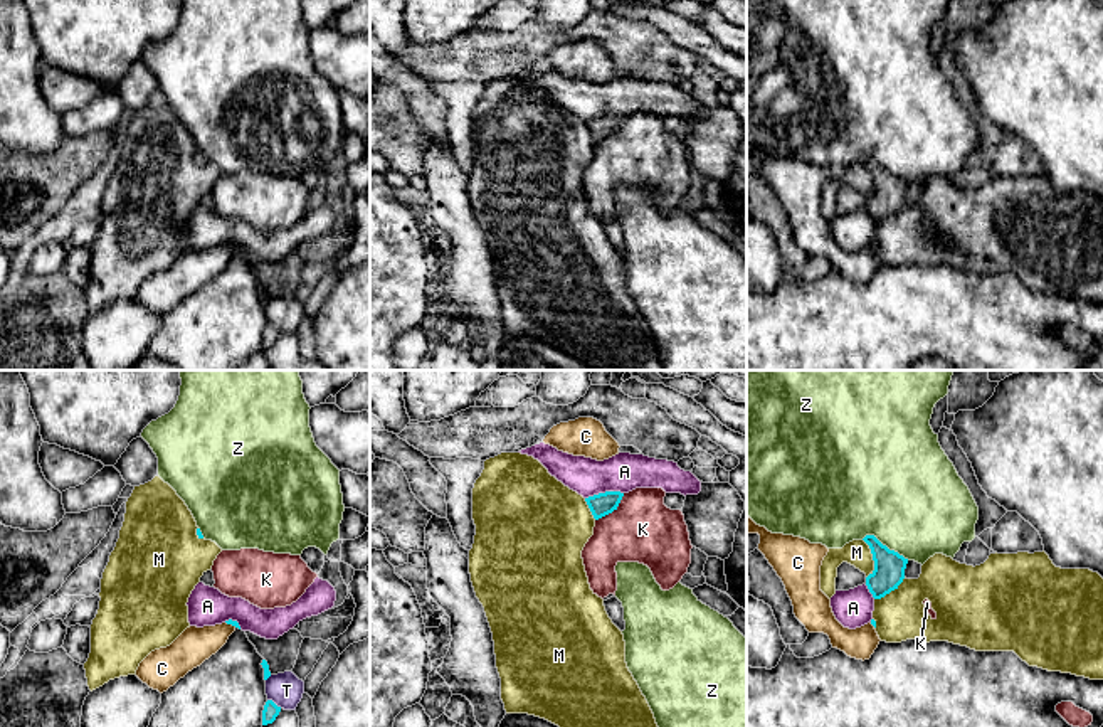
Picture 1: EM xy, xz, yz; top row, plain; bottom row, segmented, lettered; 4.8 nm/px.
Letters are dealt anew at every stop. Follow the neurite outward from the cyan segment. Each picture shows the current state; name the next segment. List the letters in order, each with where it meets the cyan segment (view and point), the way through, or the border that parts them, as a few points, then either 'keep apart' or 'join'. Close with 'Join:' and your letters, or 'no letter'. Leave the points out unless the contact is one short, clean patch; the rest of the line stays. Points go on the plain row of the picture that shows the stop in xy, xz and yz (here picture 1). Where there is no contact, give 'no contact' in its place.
A: contact xz (606, 115); border xz (622, 115), (599, 115), (585, 122); keep apart
C: contact xy (231, 246); border xy (226, 244), (236, 249); keep apart
K: contact xz (612, 133); keep apart
M: contact yz (873, 182); keep apart
T: contact xy (273, 325); border xy (268, 322), (281, 330); keep apart
Z: contact yz (885, 169); keep apart
Join: no letter

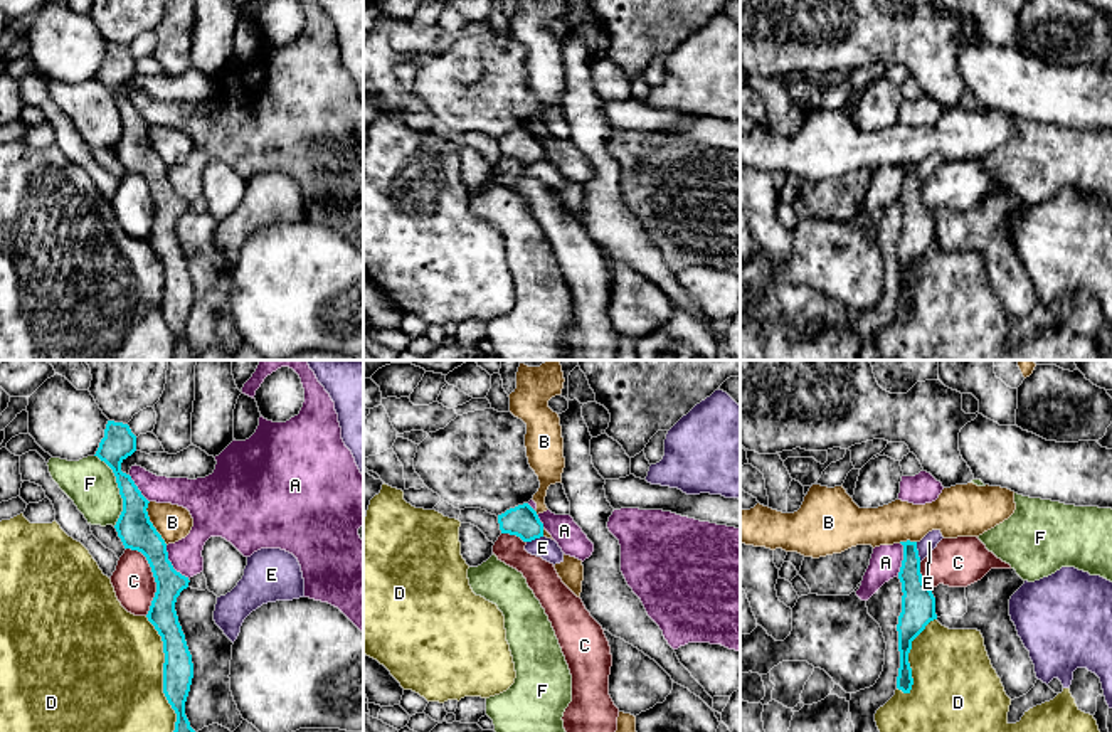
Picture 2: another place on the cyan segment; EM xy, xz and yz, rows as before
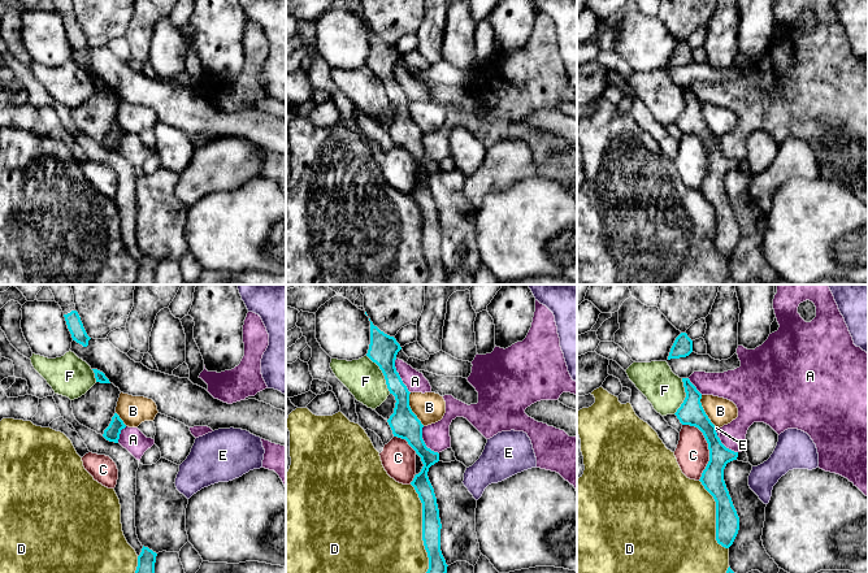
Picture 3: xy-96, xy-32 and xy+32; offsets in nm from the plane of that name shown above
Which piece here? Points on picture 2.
A: contact xy (170, 187); keep apart
B: contact xy (152, 147); border xy (148, 125), (148, 143), (167, 167); keep apart
C: contact xy (153, 199); border xy (127, 170), (145, 180), (155, 206), (155, 219), (145, 238); keep apart
D: contact xy (164, 300); keep apart
E: contact yz (917, 175); border yz (916, 165), (921, 184); keep apart
F: contact xy (120, 113); border xy (95, 78), (111, 93), (121, 122), (121, 137), (115, 148); keep apart
Join: no letter

